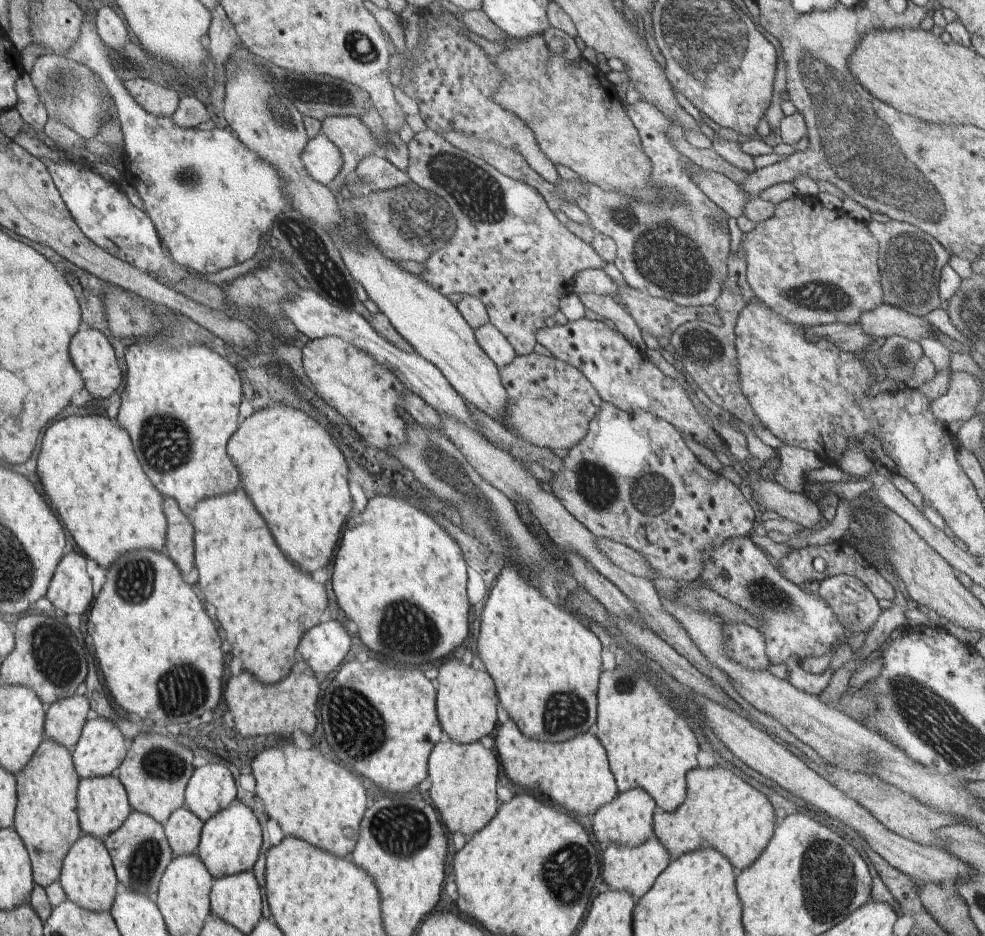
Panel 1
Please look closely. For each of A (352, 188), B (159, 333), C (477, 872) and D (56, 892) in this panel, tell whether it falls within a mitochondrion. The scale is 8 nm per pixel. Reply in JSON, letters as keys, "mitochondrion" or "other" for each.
{"A":"other","B":"other","C":"other","D":"other"}

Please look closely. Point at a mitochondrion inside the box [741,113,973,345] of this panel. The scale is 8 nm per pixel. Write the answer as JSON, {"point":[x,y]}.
{"point":[904,251]}

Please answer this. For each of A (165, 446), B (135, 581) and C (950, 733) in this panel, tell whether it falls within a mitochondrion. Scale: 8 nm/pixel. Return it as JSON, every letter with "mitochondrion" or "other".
{"A":"mitochondrion","B":"mitochondrion","C":"mitochondrion"}

